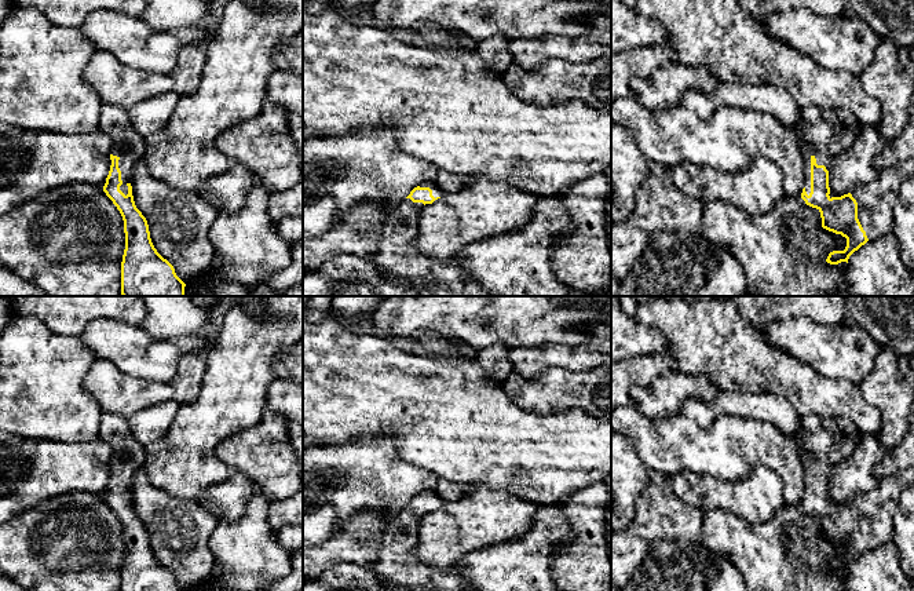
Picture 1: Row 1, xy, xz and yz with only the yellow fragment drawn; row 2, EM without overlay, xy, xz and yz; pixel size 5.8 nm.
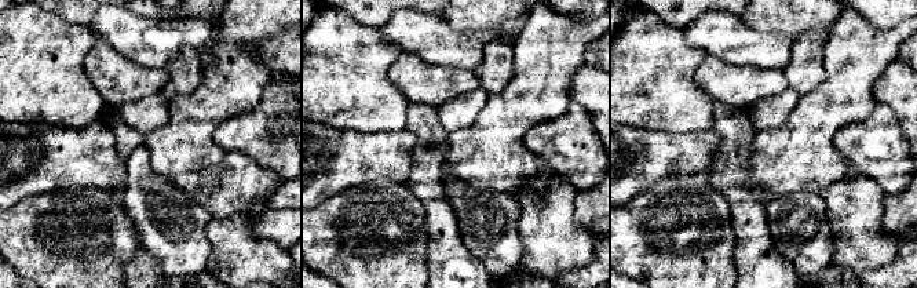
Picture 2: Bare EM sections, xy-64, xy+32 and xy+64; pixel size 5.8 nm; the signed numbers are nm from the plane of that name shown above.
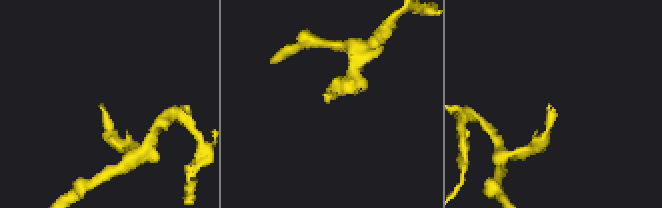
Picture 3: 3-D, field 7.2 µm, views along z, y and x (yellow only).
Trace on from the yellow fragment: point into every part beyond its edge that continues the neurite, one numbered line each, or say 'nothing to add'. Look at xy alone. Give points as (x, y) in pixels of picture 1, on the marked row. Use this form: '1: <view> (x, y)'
1: xy (128, 145)

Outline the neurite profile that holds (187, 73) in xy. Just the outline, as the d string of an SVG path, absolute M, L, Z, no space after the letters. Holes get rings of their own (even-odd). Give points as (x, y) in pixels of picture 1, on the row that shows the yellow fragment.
M190 45L180 50L175 69L169 73L173 80L173 91L180 96L190 96L200 88L206 62L206 50Z

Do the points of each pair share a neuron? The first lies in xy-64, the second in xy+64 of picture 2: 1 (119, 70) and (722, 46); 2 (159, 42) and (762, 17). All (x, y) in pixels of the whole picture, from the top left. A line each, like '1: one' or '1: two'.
1: two
2: two

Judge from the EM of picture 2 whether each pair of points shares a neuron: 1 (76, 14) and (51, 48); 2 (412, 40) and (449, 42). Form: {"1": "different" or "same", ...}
{"1": "different", "2": "same"}

